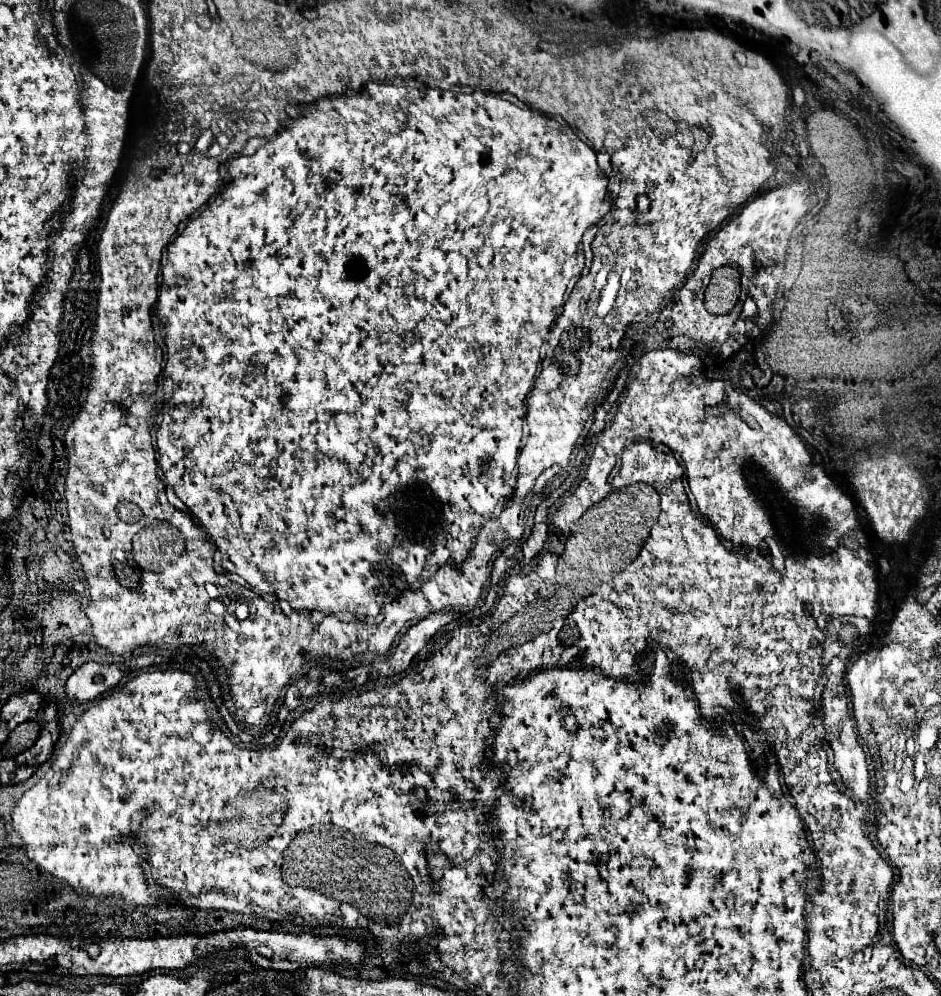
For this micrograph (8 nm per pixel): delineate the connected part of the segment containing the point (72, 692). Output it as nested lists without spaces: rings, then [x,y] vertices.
[[[87,663],[75,671],[65,683],[65,695],[69,703],[87,703],[99,697],[101,693],[109,691],[119,679],[129,673],[123,665],[101,665],[101,663]]]

